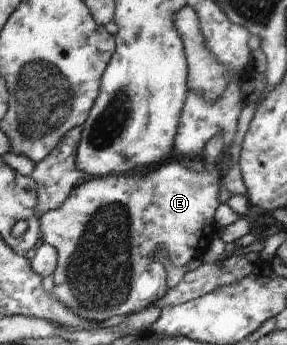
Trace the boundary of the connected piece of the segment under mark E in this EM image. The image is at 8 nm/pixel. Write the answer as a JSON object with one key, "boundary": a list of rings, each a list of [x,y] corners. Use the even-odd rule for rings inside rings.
{"boundary":[[[170,160],[167,163],[156,166],[154,169],[144,170],[142,173],[124,173],[105,177],[93,177],[91,180],[86,180],[76,185],[60,208],[45,212],[39,216],[40,242],[45,242],[57,250],[57,265],[51,276],[54,281],[54,288],[50,292],[51,295],[58,302],[66,305],[66,308],[69,308],[73,313],[76,313],[83,319],[97,323],[102,323],[107,318],[112,318],[112,316],[128,316],[153,305],[168,290],[167,272],[164,265],[156,256],[157,251],[164,252],[166,254],[165,258],[169,258],[174,264],[180,267],[188,264],[192,259],[201,258],[210,242],[218,238],[215,210],[221,203],[218,200],[218,191],[221,184],[222,176],[220,176],[218,168],[211,173],[207,172],[207,170],[197,173],[196,171],[184,168],[180,163],[174,162],[174,160]]]}

